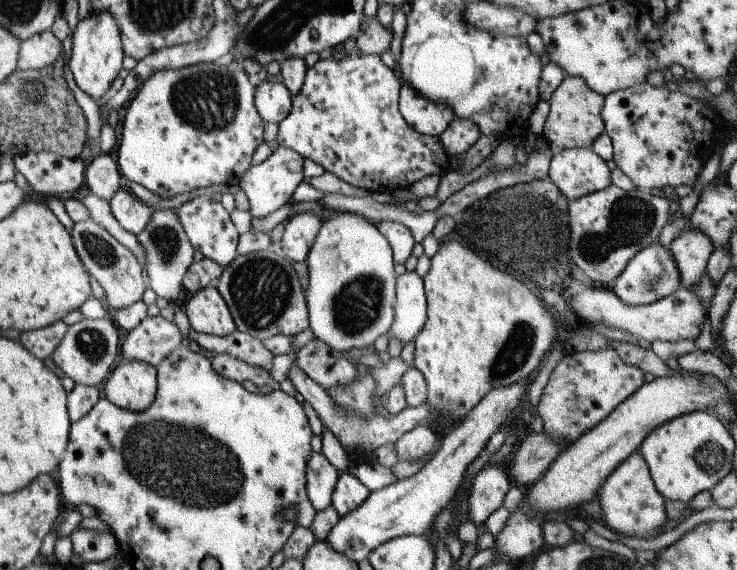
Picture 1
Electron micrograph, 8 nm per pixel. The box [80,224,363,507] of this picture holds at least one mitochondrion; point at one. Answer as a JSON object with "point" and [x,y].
{"point":[260,289]}

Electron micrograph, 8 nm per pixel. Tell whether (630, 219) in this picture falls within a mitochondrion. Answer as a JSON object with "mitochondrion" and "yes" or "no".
{"mitochondrion":"yes"}

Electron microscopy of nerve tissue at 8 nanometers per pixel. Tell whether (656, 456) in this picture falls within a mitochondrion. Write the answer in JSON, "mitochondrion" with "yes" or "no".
{"mitochondrion":"no"}

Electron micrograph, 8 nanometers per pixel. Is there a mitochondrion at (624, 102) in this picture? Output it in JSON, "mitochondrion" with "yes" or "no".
{"mitochondrion":"no"}

